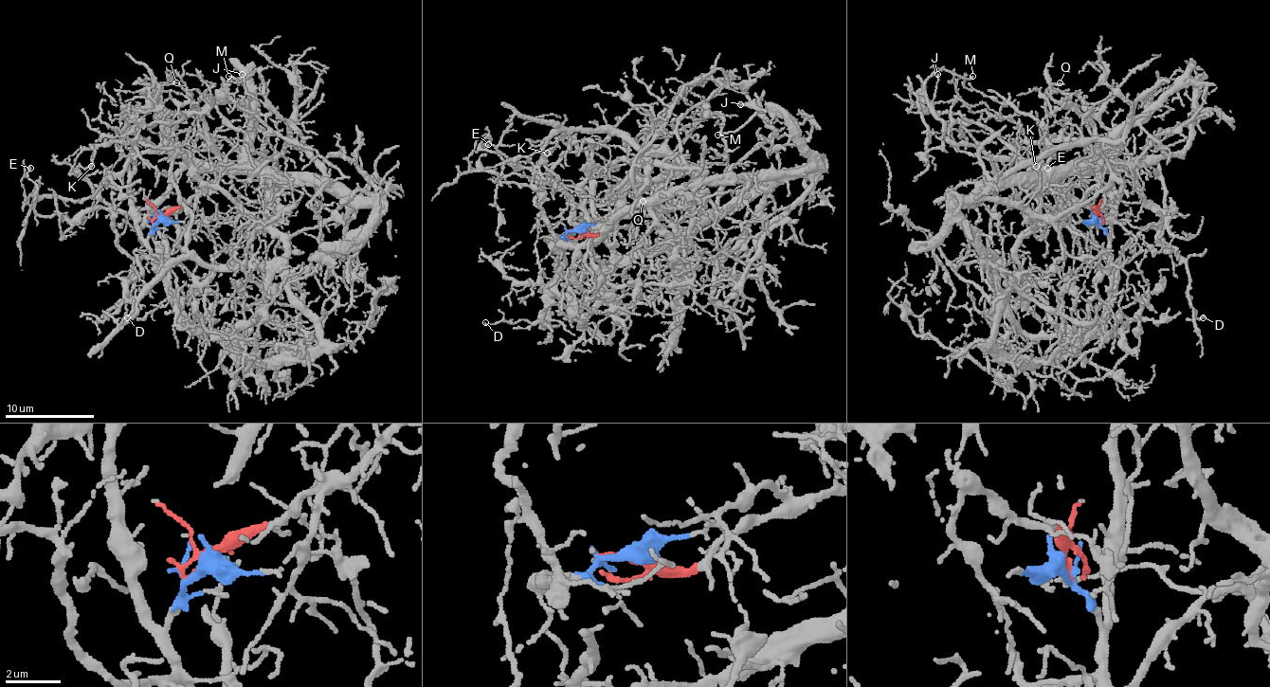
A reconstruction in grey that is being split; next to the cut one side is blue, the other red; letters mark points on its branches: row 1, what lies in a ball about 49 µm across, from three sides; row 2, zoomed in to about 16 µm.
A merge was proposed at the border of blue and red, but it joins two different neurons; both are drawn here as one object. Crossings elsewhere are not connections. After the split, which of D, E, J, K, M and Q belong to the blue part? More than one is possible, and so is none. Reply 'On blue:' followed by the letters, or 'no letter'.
On blue: D, E, Q

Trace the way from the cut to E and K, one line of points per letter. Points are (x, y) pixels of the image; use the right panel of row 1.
E: (1096, 216), (1109, 251), (1085, 258), (1061, 211), (1055, 209), (1052, 220), (1038, 198), (1046, 167)
K: (1096, 216), (1056, 178), (1068, 167), (1111, 162), (1095, 149), (1079, 140), (1018, 145), (1037, 167)

